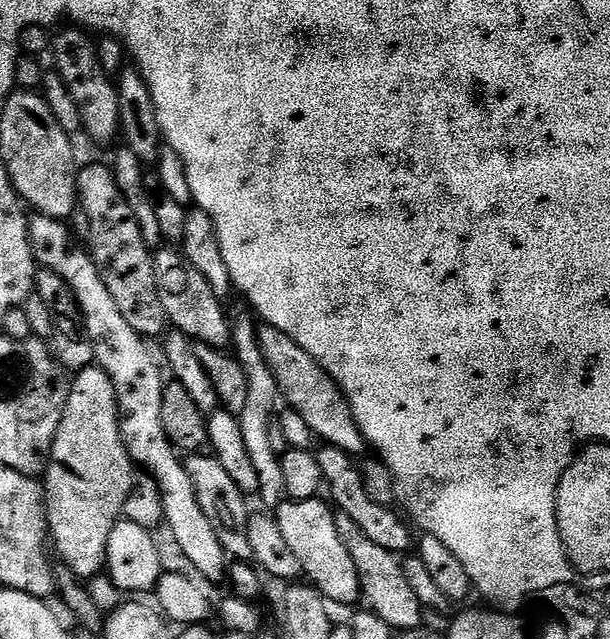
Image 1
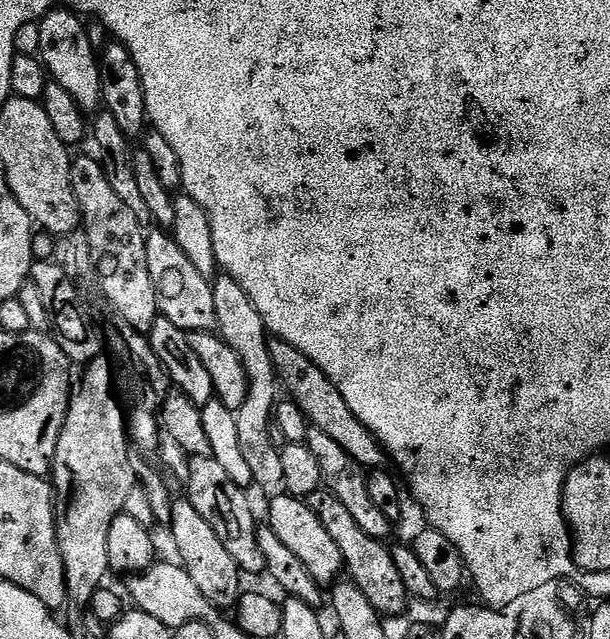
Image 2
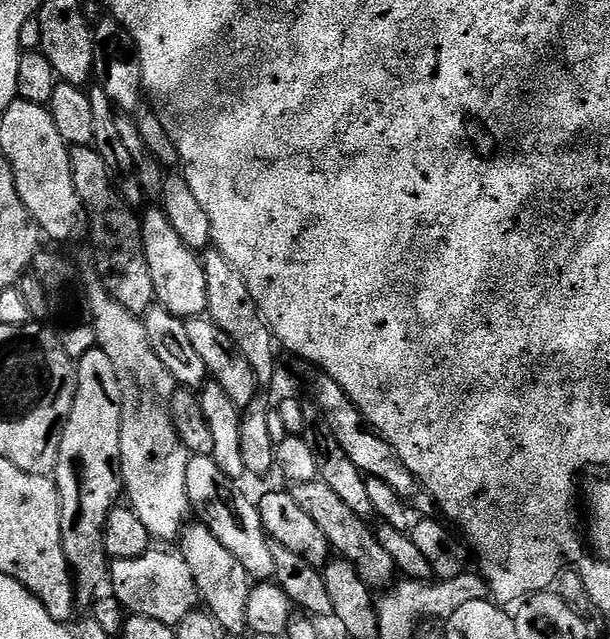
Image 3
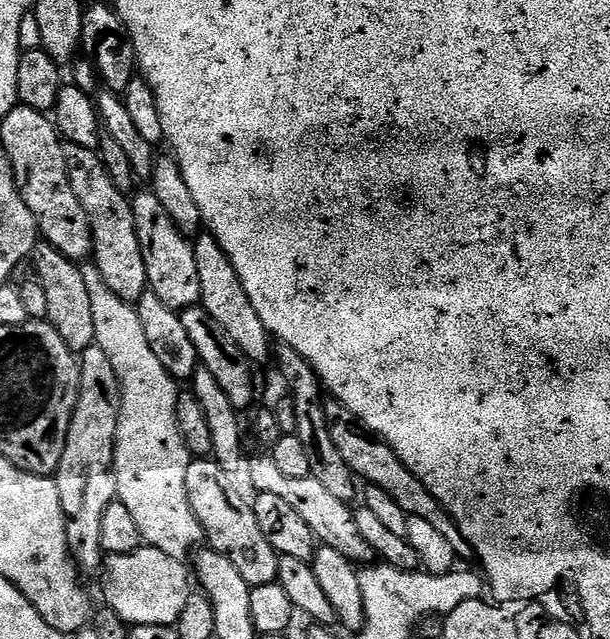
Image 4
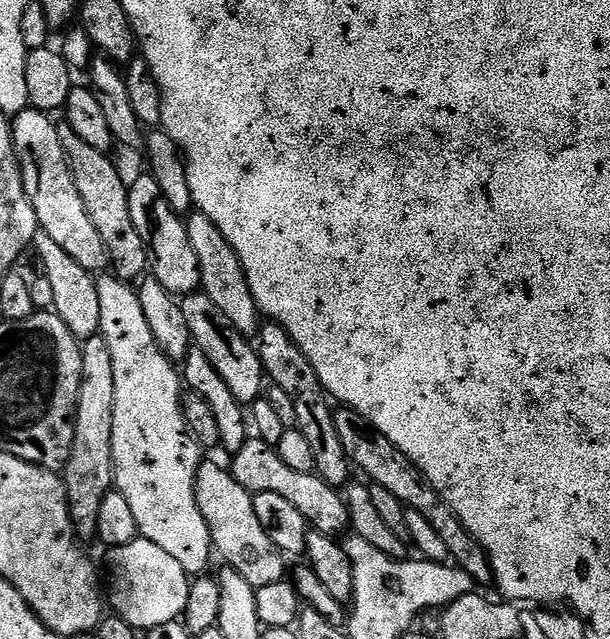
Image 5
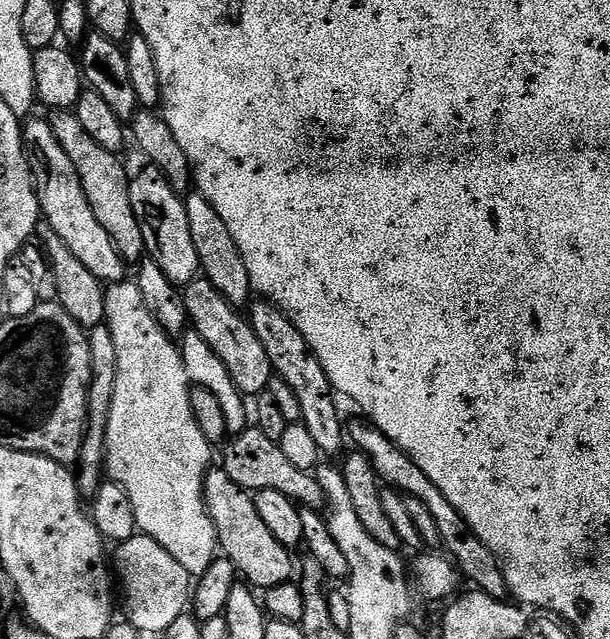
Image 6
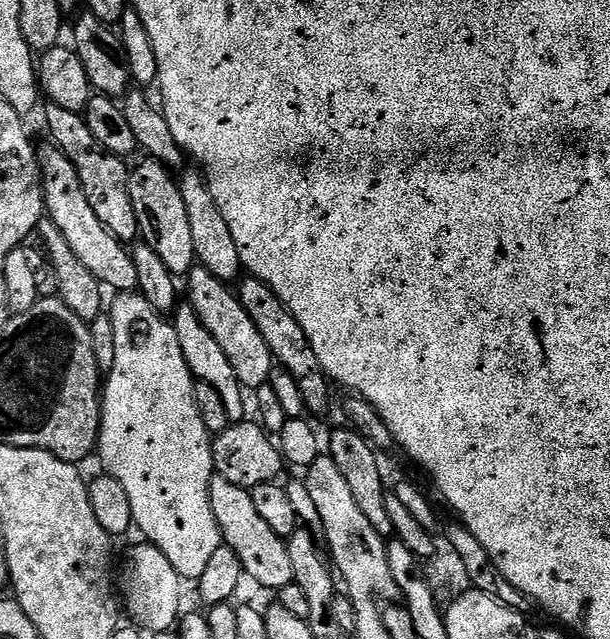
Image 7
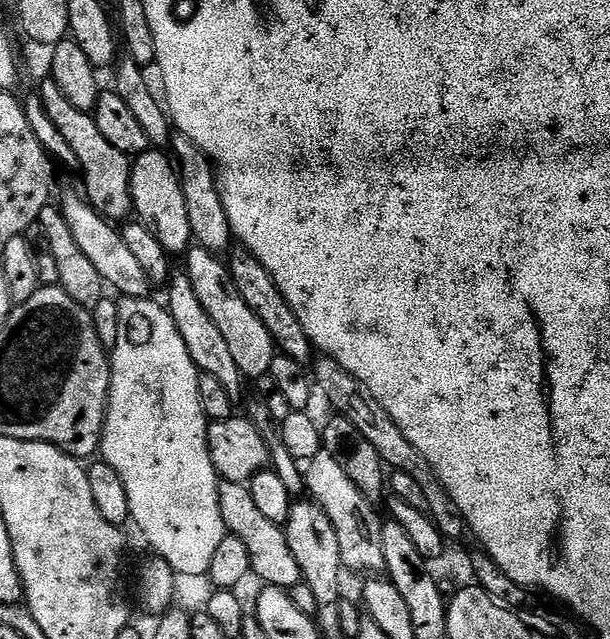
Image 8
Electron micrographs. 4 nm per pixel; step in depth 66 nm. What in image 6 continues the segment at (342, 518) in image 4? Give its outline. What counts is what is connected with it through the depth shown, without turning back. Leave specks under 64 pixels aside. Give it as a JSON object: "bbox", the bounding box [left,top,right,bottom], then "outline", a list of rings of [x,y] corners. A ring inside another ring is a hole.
{"bbox":[222,426,325,510],"outline":[[[250,426],[246,431],[233,435],[227,441],[224,450],[222,470],[227,476],[234,478],[238,487],[253,494],[262,490],[278,490],[278,494],[286,494],[286,498],[295,500],[297,505],[305,508],[320,510],[325,507],[322,488],[315,475],[312,472],[298,470],[298,466],[293,466],[286,459],[286,454],[282,454],[280,445],[270,442],[270,438],[266,438],[266,434],[262,434],[260,428]]]}

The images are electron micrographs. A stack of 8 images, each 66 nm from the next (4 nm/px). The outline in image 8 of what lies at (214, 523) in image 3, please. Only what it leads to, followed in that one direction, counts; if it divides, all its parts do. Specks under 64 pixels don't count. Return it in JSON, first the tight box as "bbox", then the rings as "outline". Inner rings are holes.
{"bbox":[220,482,301,590],"outline":[[[227,482],[220,484],[220,514],[224,519],[225,529],[236,536],[242,542],[242,546],[246,546],[249,569],[253,577],[256,575],[258,579],[264,580],[260,582],[265,585],[285,590],[291,590],[301,583],[298,564],[290,554],[283,527],[262,518],[245,485]]]}

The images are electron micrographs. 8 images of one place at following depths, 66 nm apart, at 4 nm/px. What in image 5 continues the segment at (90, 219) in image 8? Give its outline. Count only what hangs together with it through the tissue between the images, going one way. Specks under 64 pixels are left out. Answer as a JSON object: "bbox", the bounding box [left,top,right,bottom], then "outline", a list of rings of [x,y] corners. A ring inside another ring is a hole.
{"bbox":[12,106,110,274],"outline":[[[31,106],[12,120],[12,141],[20,160],[24,189],[34,206],[39,231],[50,234],[50,238],[54,238],[54,242],[58,242],[58,246],[62,246],[62,250],[78,262],[78,266],[87,272],[100,274],[110,264],[108,247],[102,234],[98,234],[98,229],[94,227],[94,222],[90,222],[90,214],[86,214],[82,194],[78,194],[78,186],[74,186],[68,159],[62,150],[60,129],[55,123],[52,125],[52,120],[49,113],[39,112]]]}

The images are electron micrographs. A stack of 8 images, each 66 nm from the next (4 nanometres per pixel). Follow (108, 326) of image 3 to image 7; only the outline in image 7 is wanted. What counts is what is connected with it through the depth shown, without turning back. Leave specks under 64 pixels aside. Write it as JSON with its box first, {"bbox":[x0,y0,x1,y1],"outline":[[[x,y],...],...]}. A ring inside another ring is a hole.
{"bbox":[98,292,222,581],"outline":[[[125,292],[115,297],[110,315],[114,326],[114,366],[106,374],[102,384],[102,403],[100,406],[100,439],[98,441],[98,457],[104,463],[103,471],[113,476],[118,482],[122,482],[122,490],[130,497],[130,510],[132,511],[132,523],[138,529],[145,541],[157,547],[170,560],[170,565],[185,580],[199,581],[200,575],[206,571],[210,557],[214,550],[222,546],[220,527],[214,518],[214,510],[210,506],[210,494],[208,487],[214,475],[212,466],[212,442],[213,437],[206,430],[206,422],[202,422],[202,414],[196,409],[196,385],[192,372],[188,369],[186,358],[182,358],[182,346],[178,346],[178,334],[171,323],[168,324],[163,315],[146,302],[146,298],[136,292]]]}

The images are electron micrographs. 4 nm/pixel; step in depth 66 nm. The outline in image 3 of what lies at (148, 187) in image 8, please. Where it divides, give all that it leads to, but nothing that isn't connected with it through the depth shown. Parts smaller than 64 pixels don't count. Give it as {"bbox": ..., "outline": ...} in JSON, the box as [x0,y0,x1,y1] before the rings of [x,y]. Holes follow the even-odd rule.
{"bbox":[140,207,208,318],"outline":[[[145,207],[140,216],[140,233],[142,246],[146,254],[146,266],[150,266],[150,278],[154,278],[154,290],[159,307],[170,310],[170,314],[187,318],[203,316],[208,311],[206,298],[206,274],[197,249],[186,246],[174,226],[170,226],[170,218],[166,218],[163,207]]]}

